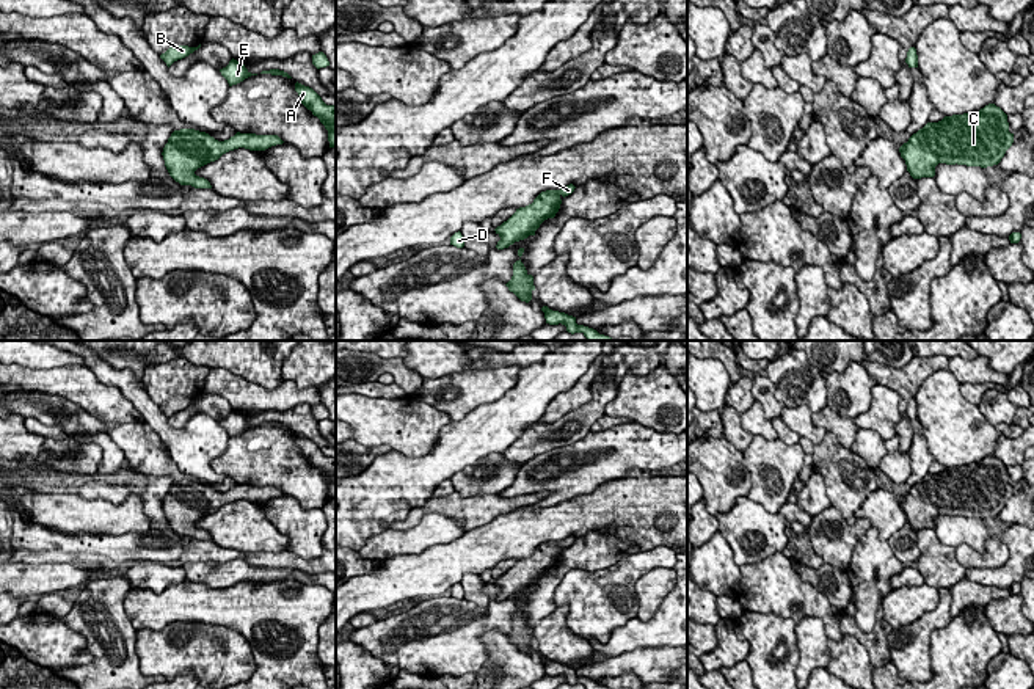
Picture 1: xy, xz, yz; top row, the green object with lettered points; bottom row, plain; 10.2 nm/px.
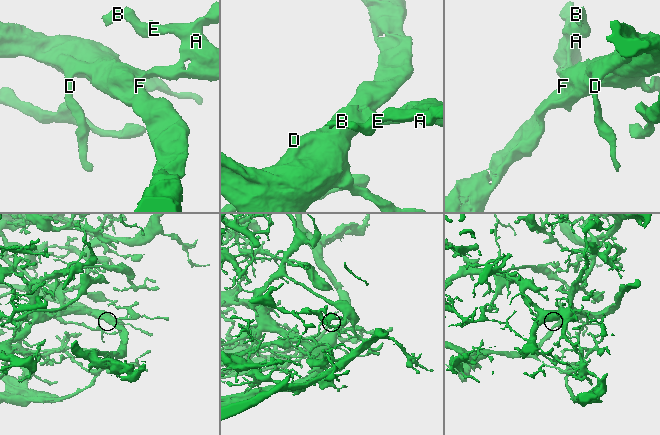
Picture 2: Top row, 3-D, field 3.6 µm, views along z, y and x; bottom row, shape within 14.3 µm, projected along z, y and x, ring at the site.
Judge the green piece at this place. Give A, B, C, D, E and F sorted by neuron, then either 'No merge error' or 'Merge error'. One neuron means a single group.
Groups: A B C D E F. No merge error

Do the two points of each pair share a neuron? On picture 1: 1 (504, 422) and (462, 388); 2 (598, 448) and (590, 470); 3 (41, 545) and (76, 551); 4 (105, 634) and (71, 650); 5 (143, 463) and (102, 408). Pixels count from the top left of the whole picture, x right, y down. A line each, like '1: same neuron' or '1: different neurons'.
1: different neurons
2: same neuron
3: same neuron
4: different neurons
5: different neurons

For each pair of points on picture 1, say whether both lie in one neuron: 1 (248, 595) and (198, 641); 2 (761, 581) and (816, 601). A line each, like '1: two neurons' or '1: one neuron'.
1: two neurons
2: one neuron

